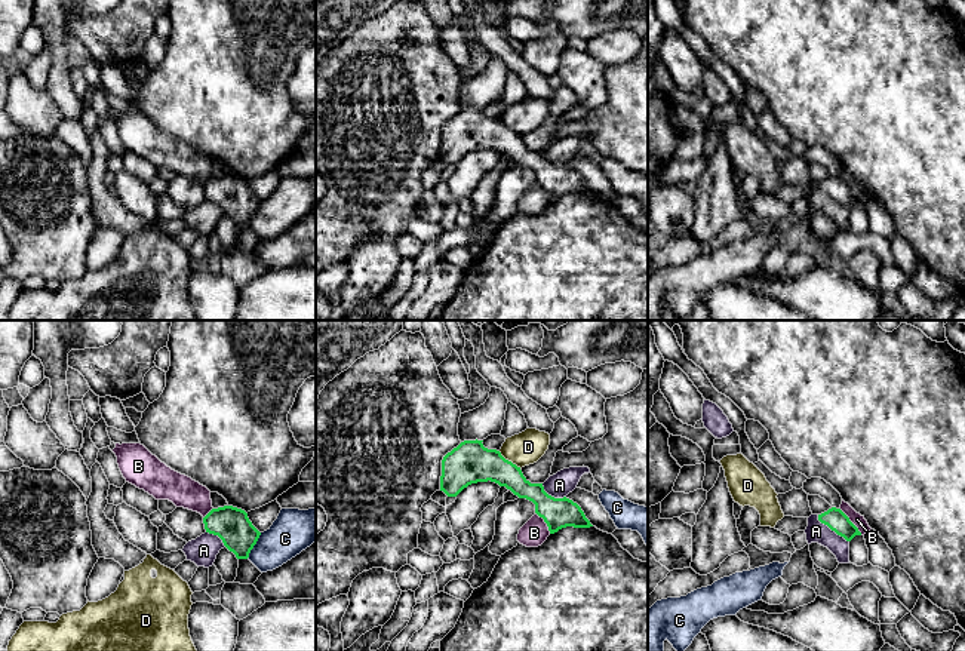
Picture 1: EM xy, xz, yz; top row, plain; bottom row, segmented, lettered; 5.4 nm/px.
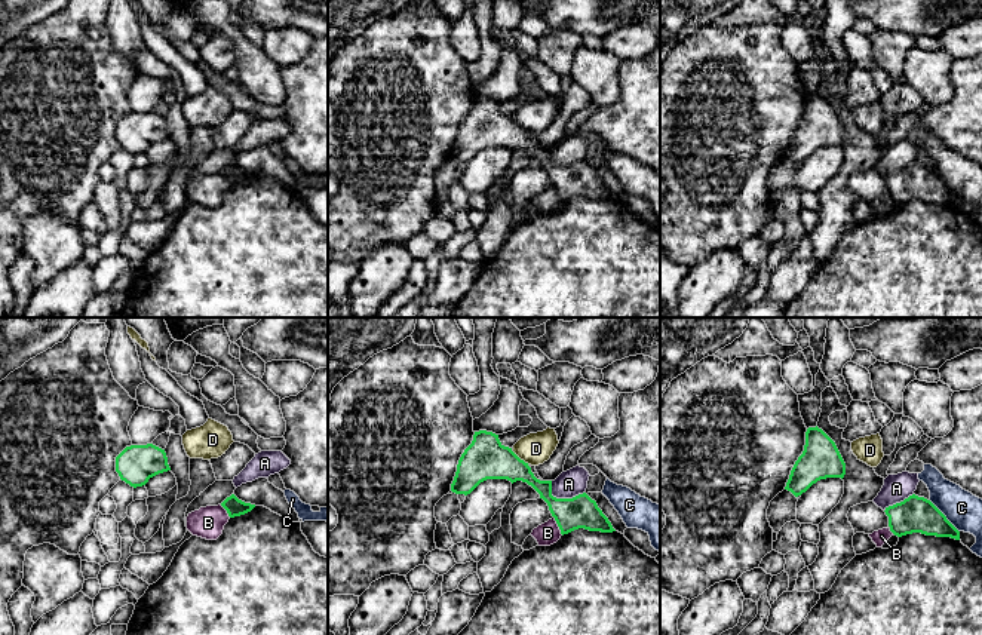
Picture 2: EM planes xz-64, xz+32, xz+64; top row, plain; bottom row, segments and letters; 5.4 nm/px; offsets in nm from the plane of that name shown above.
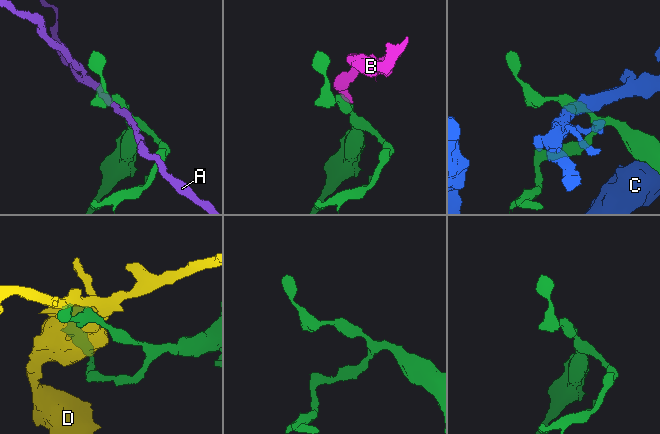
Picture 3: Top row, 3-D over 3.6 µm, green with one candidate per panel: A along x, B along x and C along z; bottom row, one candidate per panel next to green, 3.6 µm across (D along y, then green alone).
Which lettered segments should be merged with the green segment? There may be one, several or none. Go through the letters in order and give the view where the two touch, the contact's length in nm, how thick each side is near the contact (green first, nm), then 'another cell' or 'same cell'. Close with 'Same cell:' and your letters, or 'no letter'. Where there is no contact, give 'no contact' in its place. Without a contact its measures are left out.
A: contact in yz; length 220 nm; calibres 110 and 120 nm; another cell
B: contact in yz; length 200 nm; calibres 110 and 70 nm; another cell
C: contact in xy; length 170 nm; calibres 190 and 240 nm; another cell
D: contact in xz; length 160 nm; calibres 220 and 180 nm; another cell
Same cell: no letter

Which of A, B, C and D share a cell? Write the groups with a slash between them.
A / B / C / D

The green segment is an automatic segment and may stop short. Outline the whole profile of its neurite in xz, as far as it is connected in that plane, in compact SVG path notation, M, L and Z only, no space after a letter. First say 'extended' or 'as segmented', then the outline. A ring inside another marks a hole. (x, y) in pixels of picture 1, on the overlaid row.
as segmented | M464 440L443 457L440 491L448 497L457 497L471 483L491 480L519 498L532 501L535 513L544 519L550 534L566 526L593 526L577 503L566 497L548 495L543 483L531 483L520 467L505 460L500 451L485 448L482 442Z

